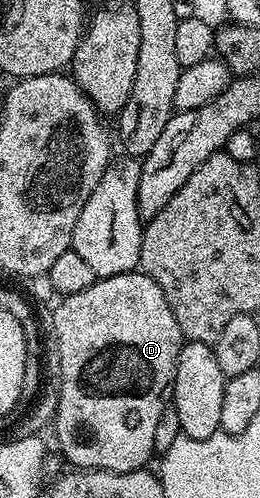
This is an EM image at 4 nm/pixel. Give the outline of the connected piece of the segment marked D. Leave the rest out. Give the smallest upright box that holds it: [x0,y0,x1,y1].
[51,270,185,472]

